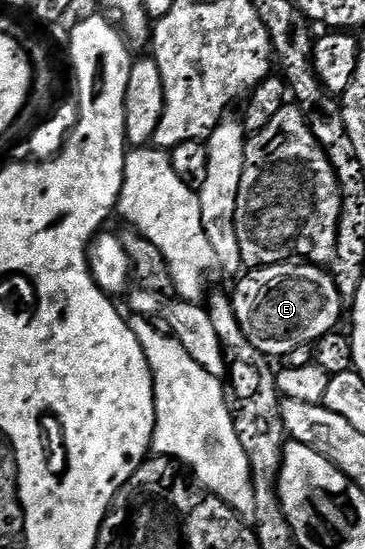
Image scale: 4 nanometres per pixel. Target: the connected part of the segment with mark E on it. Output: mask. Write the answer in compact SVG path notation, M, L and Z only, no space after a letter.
M299 259L282 261L279 265L263 265L260 269L244 272L239 279L235 285L235 293L233 292L231 297L237 323L240 324L245 339L268 358L281 359L289 351L293 351L293 347L318 341L321 335L332 332L338 326L335 324L338 323L342 313L344 316L345 302L337 291L335 278L322 265L304 263Z

